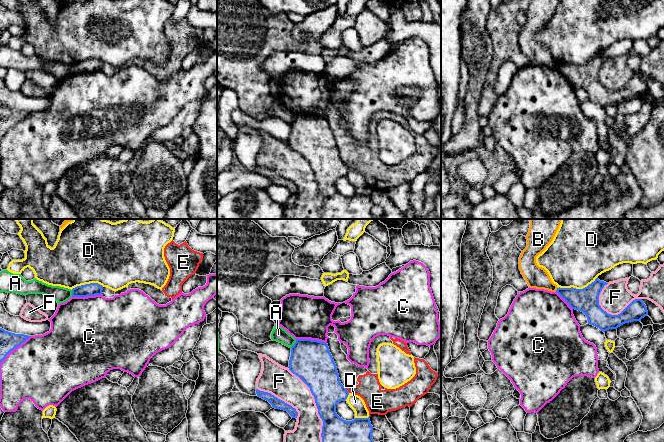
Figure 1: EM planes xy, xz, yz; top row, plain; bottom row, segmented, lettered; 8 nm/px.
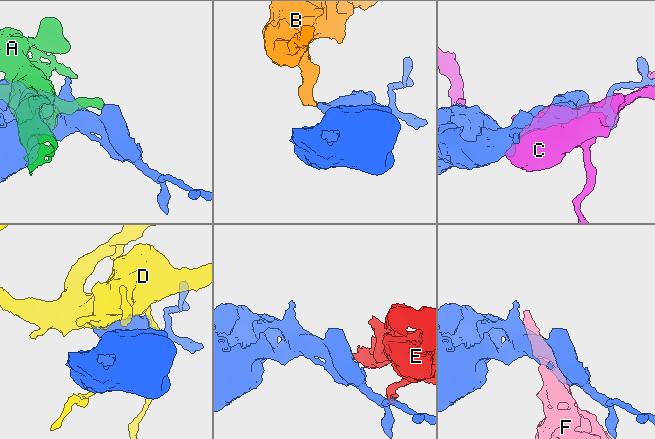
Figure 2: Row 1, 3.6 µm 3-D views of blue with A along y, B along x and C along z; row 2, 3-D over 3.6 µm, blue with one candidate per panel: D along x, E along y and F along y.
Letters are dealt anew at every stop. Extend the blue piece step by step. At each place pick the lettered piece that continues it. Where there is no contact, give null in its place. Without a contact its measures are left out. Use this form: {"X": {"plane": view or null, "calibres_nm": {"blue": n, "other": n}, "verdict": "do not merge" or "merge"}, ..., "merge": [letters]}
{"A": {"plane": "xz", "calibres_nm": {"blue": 320, "other": 120}, "verdict": "do not merge"}, "B": {"plane": "yz", "calibres_nm": {"blue": 200, "other": 180}, "verdict": "do not merge"}, "C": {"plane": "xy", "calibres_nm": {"blue": 150, "other": 480}, "verdict": "do not merge"}, "D": {"plane": "yz", "calibres_nm": {"blue": 200, "other": 460}, "verdict": "do not merge"}, "E": {"plane": "xz", "calibres_nm": {"blue": 280, "other": 190}, "verdict": "do not merge"}, "F": {"plane": "xz", "calibres_nm": {"blue": 280, "other": 220}, "verdict": "do not merge"}, "merge": []}

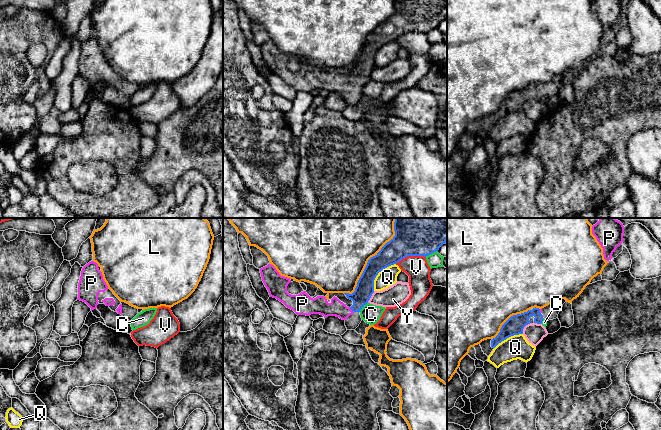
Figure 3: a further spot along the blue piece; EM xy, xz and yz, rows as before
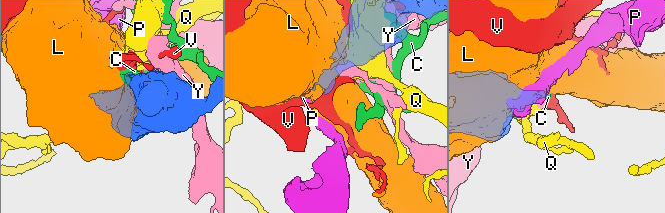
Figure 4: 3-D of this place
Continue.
{"C": {"plane": "xz", "calibres_nm": {"blue": 140, "other": 160}, "verdict": "do not merge"}, "L": {"plane": "xz", "calibres_nm": {"blue": 180, "other": 500}, "verdict": "do not merge"}, "P": {"plane": "xz", "calibres_nm": {"blue": 140, "other": 130}, "verdict": "merge"}, "Q": {"plane": "xz", "calibres_nm": {"blue": 180, "other": 150}, "verdict": "do not merge"}, "V": {"plane": "xz", "calibres_nm": {"blue": 440, "other": 190}, "verdict": "do not merge"}, "Y": {"plane": "yz", "calibres_nm": {"blue": 150, "other": 160}, "verdict": "do not merge"}, "merge": ["P"]}

